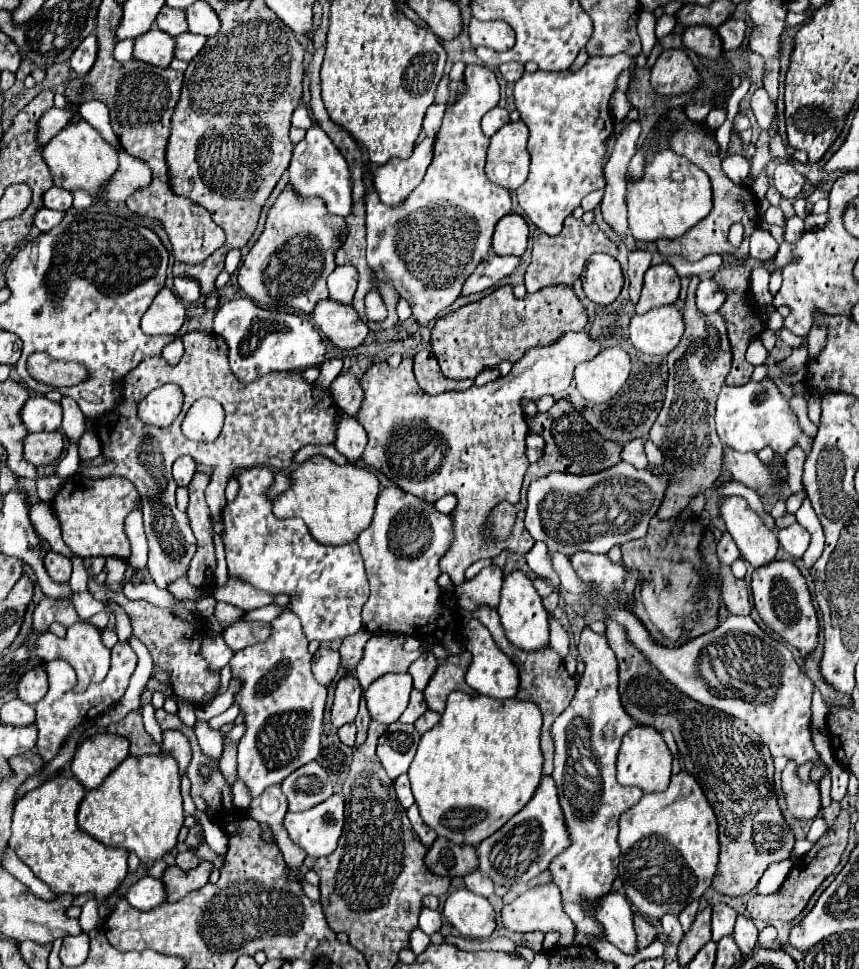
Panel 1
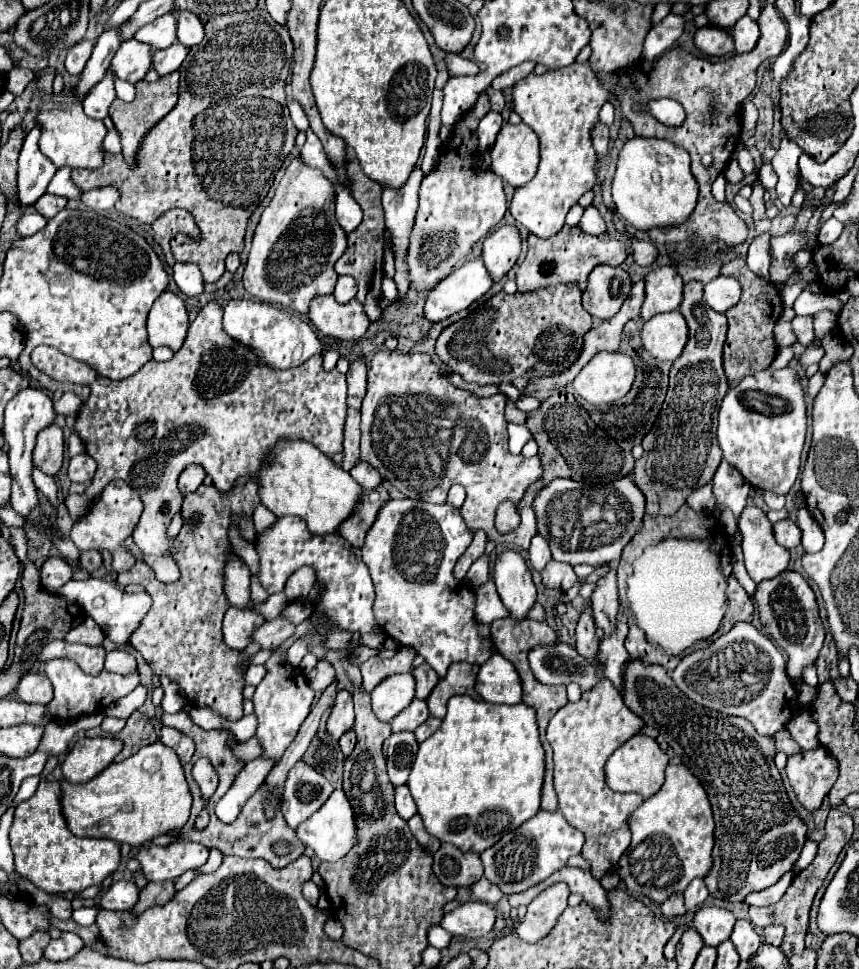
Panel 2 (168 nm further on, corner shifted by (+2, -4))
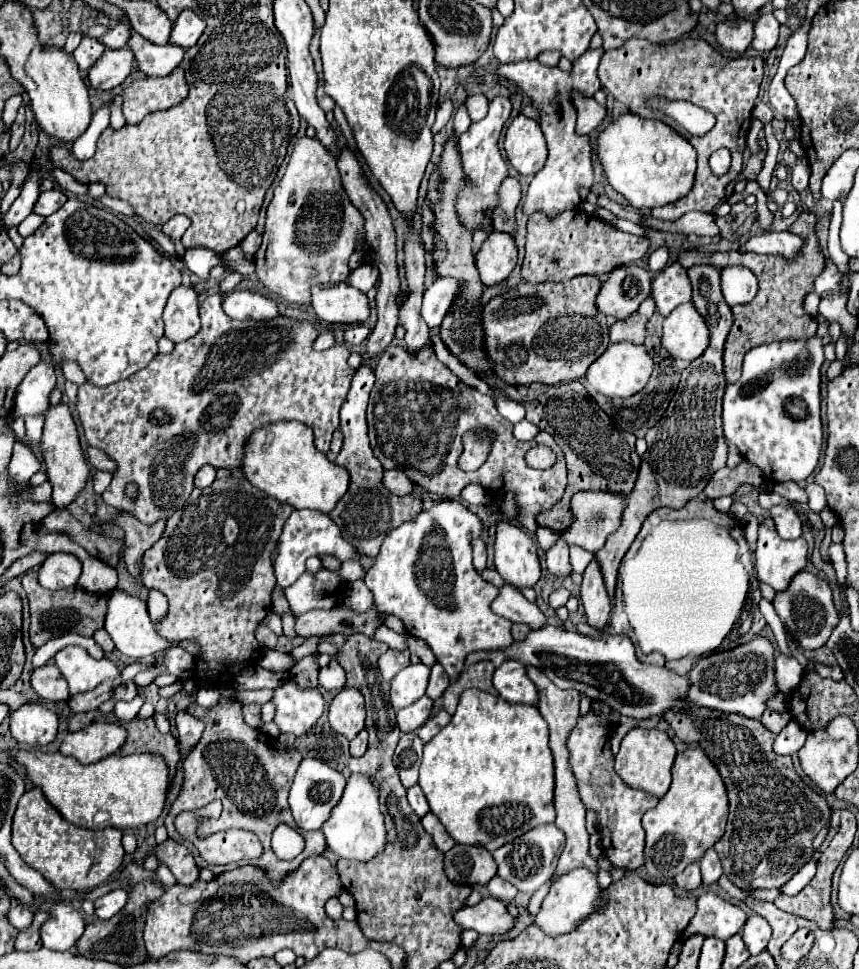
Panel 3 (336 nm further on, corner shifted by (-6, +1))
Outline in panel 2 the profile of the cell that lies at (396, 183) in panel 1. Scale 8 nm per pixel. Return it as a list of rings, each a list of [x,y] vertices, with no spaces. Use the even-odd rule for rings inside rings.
[[[417,166],[407,184],[399,188],[399,192],[391,192],[391,188],[383,188],[383,210],[385,210],[385,226],[393,240],[393,254],[395,254],[395,284],[397,284],[397,304],[401,304],[407,296],[411,286],[409,282],[409,266],[405,262],[409,250],[409,234],[413,230],[415,212],[417,212],[417,192],[423,180],[423,172]]]

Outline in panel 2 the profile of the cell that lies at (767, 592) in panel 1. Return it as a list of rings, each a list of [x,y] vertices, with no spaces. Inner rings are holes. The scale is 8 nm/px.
[[[781,572],[775,580],[765,580],[757,586],[755,602],[759,608],[759,618],[765,628],[765,632],[775,640],[777,646],[781,646],[787,654],[787,674],[791,678],[799,678],[803,668],[813,664],[817,660],[817,654],[823,646],[825,628],[819,618],[819,608],[815,594],[807,580],[797,572]]]

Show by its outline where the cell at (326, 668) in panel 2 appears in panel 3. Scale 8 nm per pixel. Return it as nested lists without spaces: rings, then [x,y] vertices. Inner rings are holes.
[[[331,659],[329,665],[319,671],[319,687],[325,687],[325,689],[343,689],[345,687],[345,671],[337,659]]]

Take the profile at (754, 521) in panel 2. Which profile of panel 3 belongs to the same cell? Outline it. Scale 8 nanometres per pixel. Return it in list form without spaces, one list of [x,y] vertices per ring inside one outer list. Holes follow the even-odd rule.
[[[765,519],[759,527],[755,561],[757,577],[771,585],[775,591],[783,591],[793,575],[805,567],[807,543],[805,539],[781,539],[775,531],[775,523],[771,519]]]

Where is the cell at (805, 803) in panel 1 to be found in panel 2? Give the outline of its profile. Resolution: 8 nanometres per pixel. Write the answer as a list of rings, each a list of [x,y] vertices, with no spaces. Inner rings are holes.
[[[823,746],[789,756],[789,782],[807,810],[817,810],[839,776],[839,764]]]

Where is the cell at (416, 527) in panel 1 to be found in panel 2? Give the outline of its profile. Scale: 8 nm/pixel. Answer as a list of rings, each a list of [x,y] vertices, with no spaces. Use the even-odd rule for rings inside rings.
[[[389,500],[373,528],[367,532],[363,552],[363,562],[367,562],[371,570],[371,578],[375,584],[375,604],[373,614],[377,624],[391,636],[395,642],[415,648],[417,654],[425,658],[425,662],[443,678],[447,668],[453,662],[469,662],[481,666],[487,658],[491,658],[497,648],[491,640],[491,626],[475,620],[475,592],[469,590],[465,582],[455,580],[453,568],[457,560],[463,556],[467,546],[473,540],[473,532],[467,528],[461,510],[449,504],[429,504],[423,500]]]

